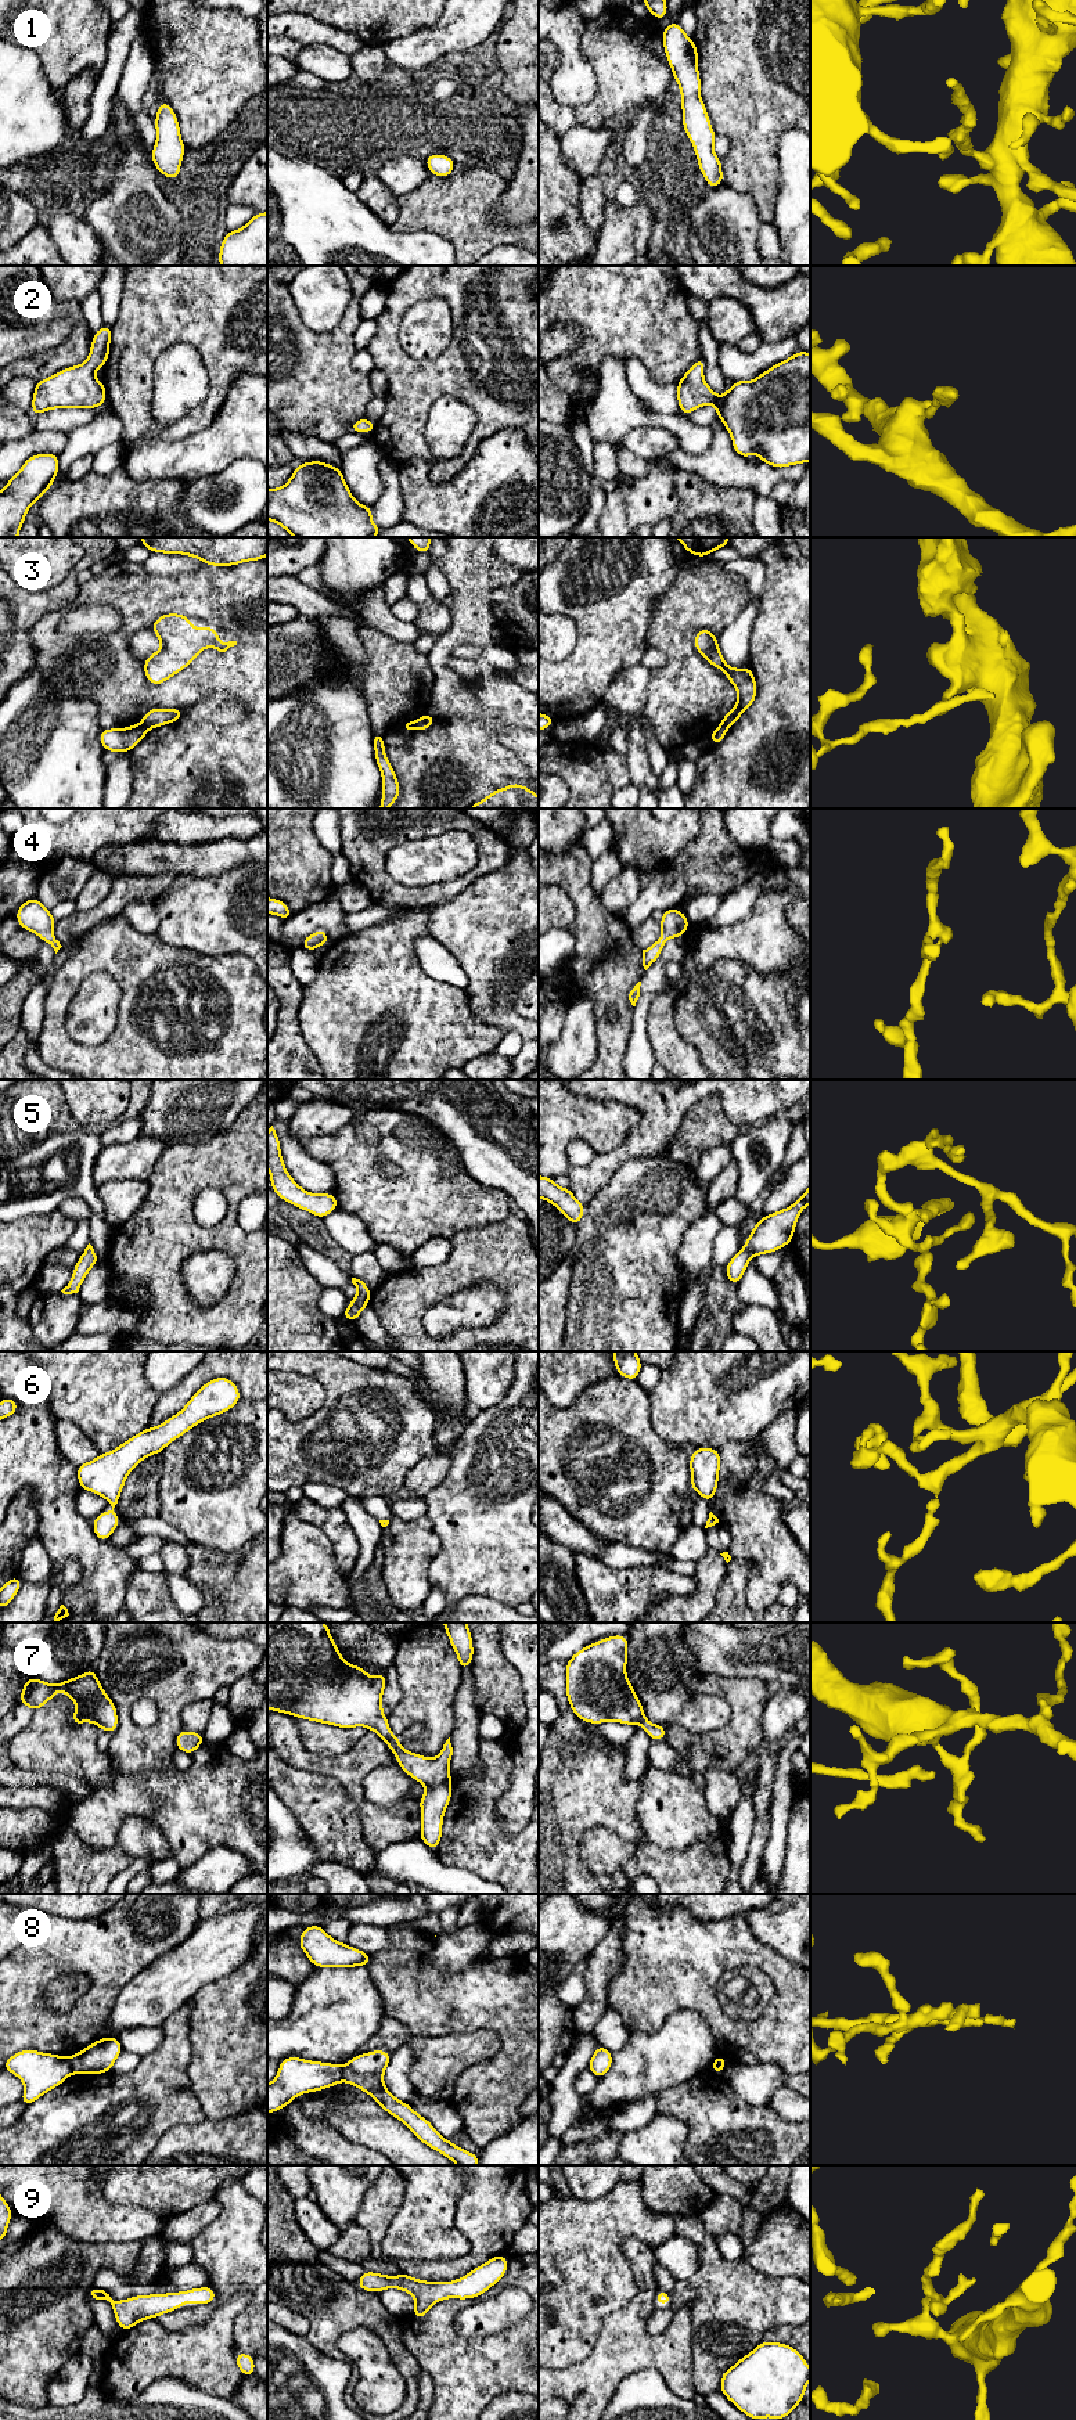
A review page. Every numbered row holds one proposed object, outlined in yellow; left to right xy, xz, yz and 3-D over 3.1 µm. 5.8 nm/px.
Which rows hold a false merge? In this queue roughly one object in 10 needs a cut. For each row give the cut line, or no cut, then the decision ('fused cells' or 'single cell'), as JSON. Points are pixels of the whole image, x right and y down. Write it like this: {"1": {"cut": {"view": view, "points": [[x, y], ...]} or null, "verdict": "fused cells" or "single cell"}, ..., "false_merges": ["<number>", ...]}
{"1": {"cut": null, "verdict": "single cell"}, "2": {"cut": null, "verdict": "single cell"}, "3": {"cut": {"view": "xy", "points": [[141, 723], [148, 728]]}, "verdict": "fused cells"}, "4": {"cut": null, "verdict": "single cell"}, "5": {"cut": null, "verdict": "single cell"}, "6": {"cut": null, "verdict": "single cell"}, "7": {"cut": null, "verdict": "single cell"}, "8": {"cut": {"view": "xy", "points": [[68, 2059], [72, 2071]]}, "verdict": "fused cells"}, "9": {"cut": null, "verdict": "single cell"}, "false_merges": ["3", "8"]}

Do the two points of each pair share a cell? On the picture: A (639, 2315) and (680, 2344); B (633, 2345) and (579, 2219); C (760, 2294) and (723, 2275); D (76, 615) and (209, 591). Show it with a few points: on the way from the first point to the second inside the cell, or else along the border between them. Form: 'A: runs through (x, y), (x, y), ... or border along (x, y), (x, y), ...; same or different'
A: runs through (639, 2329), (652, 2344), (666, 2344); same
B: border along (636, 2282), (636, 2294), (605, 2316), (598, 2336); different
C: runs through (751, 2294), (742, 2294), (733, 2285); same
D: border along (82, 604), (111, 605), (121, 616), (121, 626); different

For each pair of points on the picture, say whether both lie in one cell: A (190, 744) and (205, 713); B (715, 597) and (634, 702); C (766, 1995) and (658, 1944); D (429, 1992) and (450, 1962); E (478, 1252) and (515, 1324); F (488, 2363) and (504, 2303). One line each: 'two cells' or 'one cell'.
A: two cells
B: two cells
C: two cells
D: two cells
E: one cell
F: two cells

